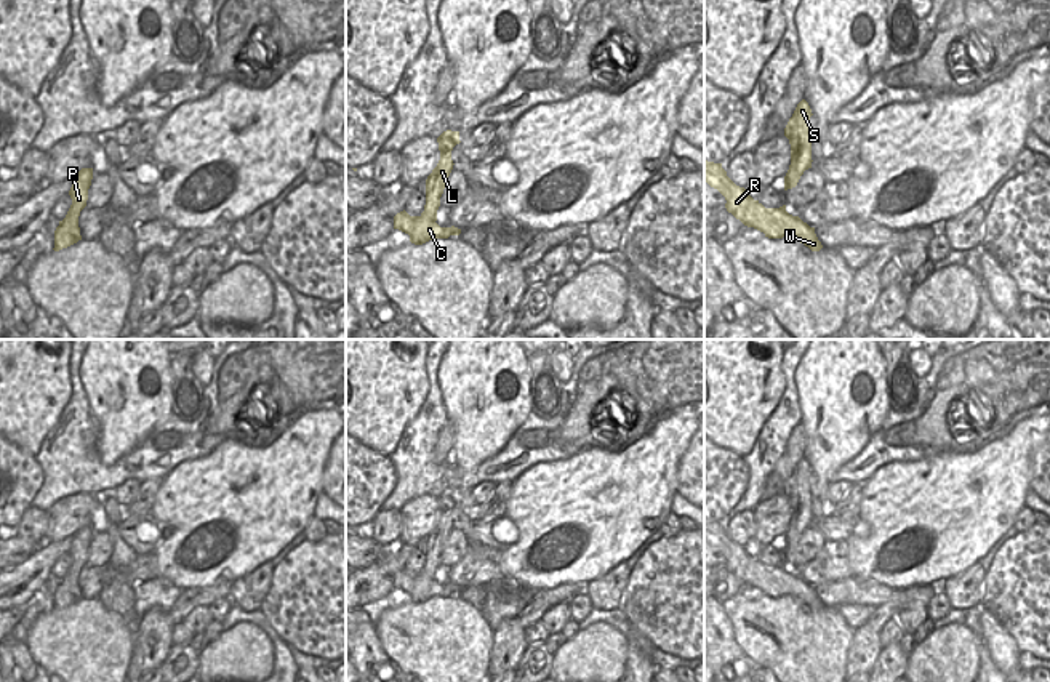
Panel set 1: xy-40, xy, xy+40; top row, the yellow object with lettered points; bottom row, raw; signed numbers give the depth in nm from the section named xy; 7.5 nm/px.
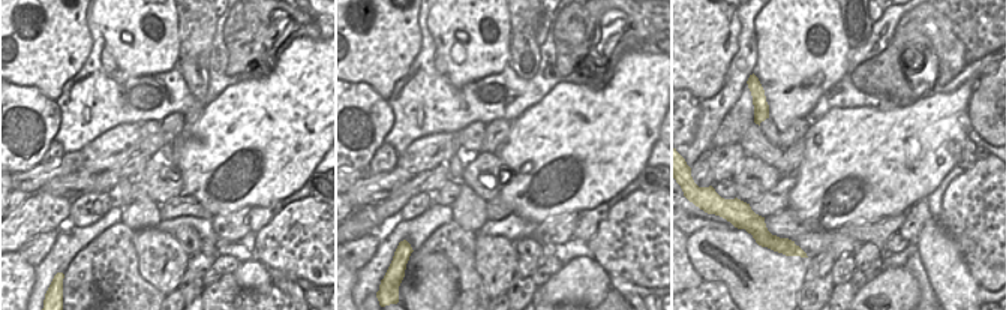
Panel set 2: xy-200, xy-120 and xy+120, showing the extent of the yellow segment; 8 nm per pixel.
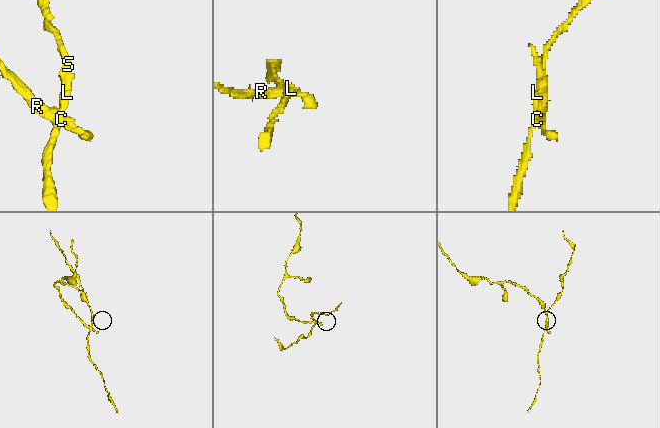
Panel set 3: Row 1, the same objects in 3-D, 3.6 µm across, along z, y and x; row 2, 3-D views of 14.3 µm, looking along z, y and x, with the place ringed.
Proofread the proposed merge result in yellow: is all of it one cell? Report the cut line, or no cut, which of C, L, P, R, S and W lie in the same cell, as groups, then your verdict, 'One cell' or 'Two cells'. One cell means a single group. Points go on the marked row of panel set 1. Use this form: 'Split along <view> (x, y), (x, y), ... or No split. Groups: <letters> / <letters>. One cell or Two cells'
Split along xy (420, 216), (410, 237). Groups: C L P S / R W. Two cells

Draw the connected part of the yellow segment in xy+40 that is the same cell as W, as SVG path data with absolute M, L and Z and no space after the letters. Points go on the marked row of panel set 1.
M704 160L704 181L717 189L727 200L725 208L744 226L754 227L768 239L796 239L812 251L823 248L810 227L799 216L789 215L783 207L765 208L759 200L754 200L744 187L736 186L722 168L722 163Z

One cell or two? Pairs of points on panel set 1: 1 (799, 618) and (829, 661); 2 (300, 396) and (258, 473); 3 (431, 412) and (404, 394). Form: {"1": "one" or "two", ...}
{"1": "one", "2": "two", "3": "two"}

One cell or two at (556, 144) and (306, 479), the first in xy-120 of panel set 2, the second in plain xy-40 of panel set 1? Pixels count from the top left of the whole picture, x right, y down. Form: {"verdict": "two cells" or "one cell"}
{"verdict": "one cell"}

